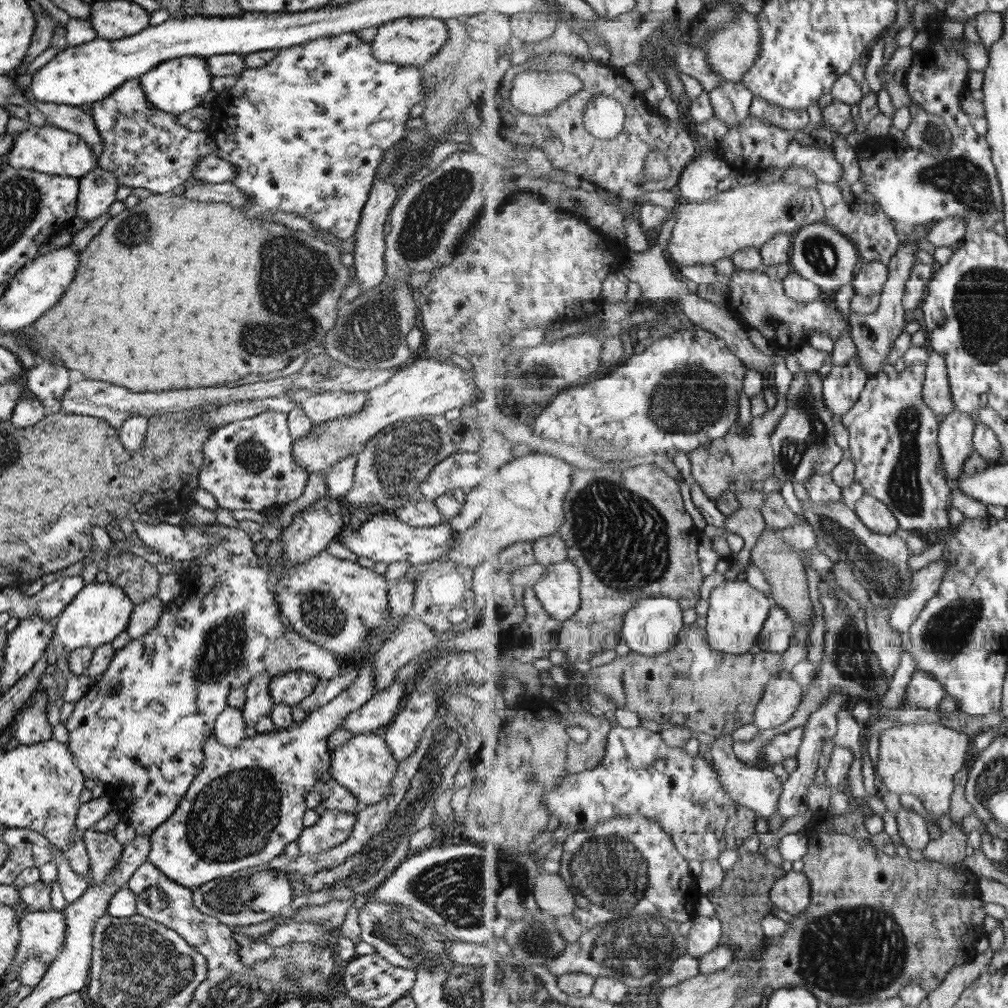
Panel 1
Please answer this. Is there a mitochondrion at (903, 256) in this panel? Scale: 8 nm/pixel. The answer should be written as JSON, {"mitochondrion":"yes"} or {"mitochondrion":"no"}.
{"mitochondrion":"no"}

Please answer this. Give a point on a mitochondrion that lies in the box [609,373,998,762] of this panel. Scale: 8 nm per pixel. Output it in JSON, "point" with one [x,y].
{"point":[904,489]}

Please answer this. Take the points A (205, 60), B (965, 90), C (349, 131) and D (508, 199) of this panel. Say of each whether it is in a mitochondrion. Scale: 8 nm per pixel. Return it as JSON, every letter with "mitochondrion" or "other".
{"A":"other","B":"other","C":"other","D":"other"}

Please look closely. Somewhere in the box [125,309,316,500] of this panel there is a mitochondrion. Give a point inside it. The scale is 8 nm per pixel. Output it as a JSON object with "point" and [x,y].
{"point":[252,455]}

